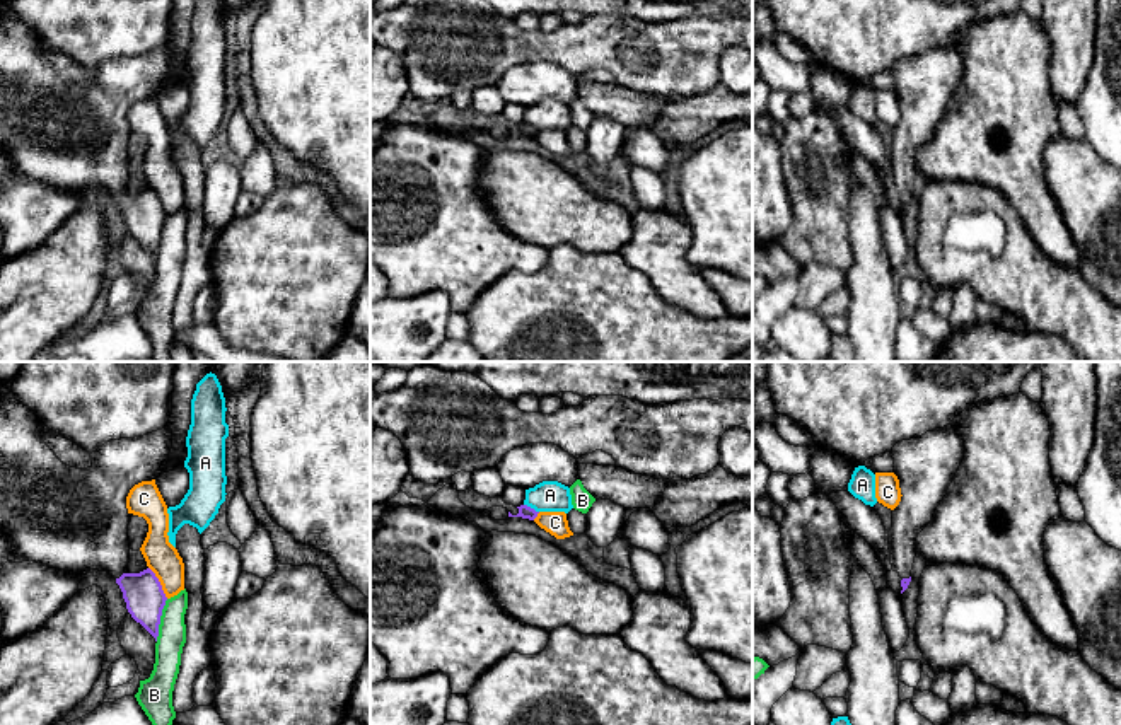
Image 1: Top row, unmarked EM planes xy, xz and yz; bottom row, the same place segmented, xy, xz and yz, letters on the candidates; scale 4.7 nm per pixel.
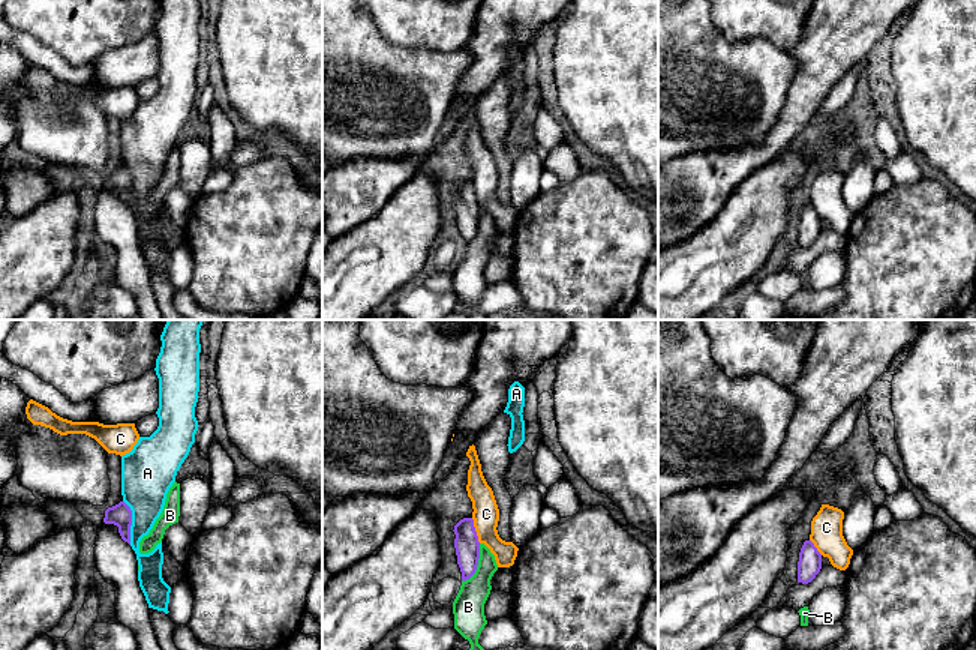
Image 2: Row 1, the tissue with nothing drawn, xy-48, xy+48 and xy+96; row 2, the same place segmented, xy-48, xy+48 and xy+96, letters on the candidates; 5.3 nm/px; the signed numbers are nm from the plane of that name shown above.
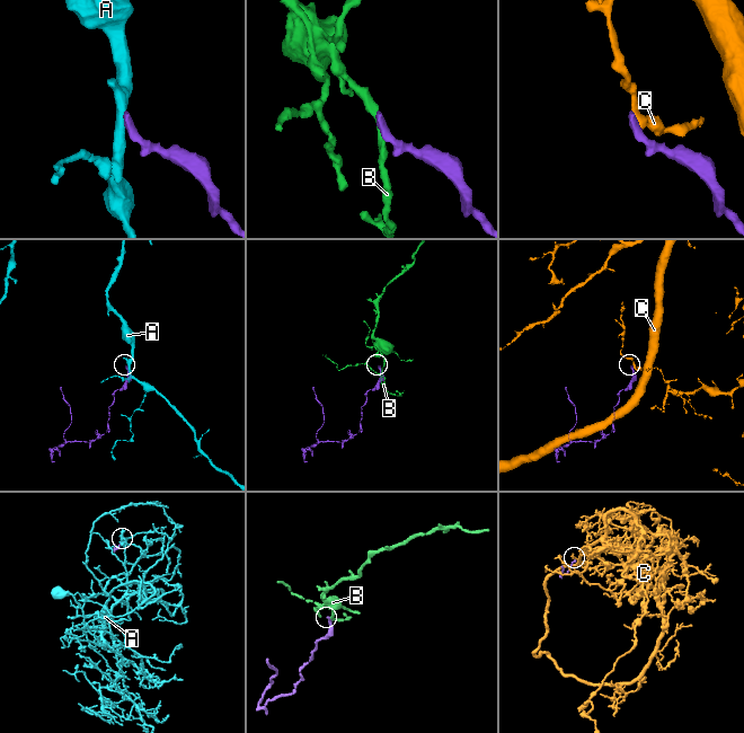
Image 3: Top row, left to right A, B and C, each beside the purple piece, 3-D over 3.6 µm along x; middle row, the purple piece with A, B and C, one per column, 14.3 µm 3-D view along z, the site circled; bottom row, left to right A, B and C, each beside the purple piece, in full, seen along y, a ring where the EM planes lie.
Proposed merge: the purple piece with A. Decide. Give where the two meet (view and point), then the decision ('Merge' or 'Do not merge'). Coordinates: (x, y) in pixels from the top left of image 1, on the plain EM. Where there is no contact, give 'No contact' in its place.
Touches purple at xz (529, 125). Do not merge

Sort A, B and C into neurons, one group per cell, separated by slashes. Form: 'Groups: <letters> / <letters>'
Groups: A / B / C

